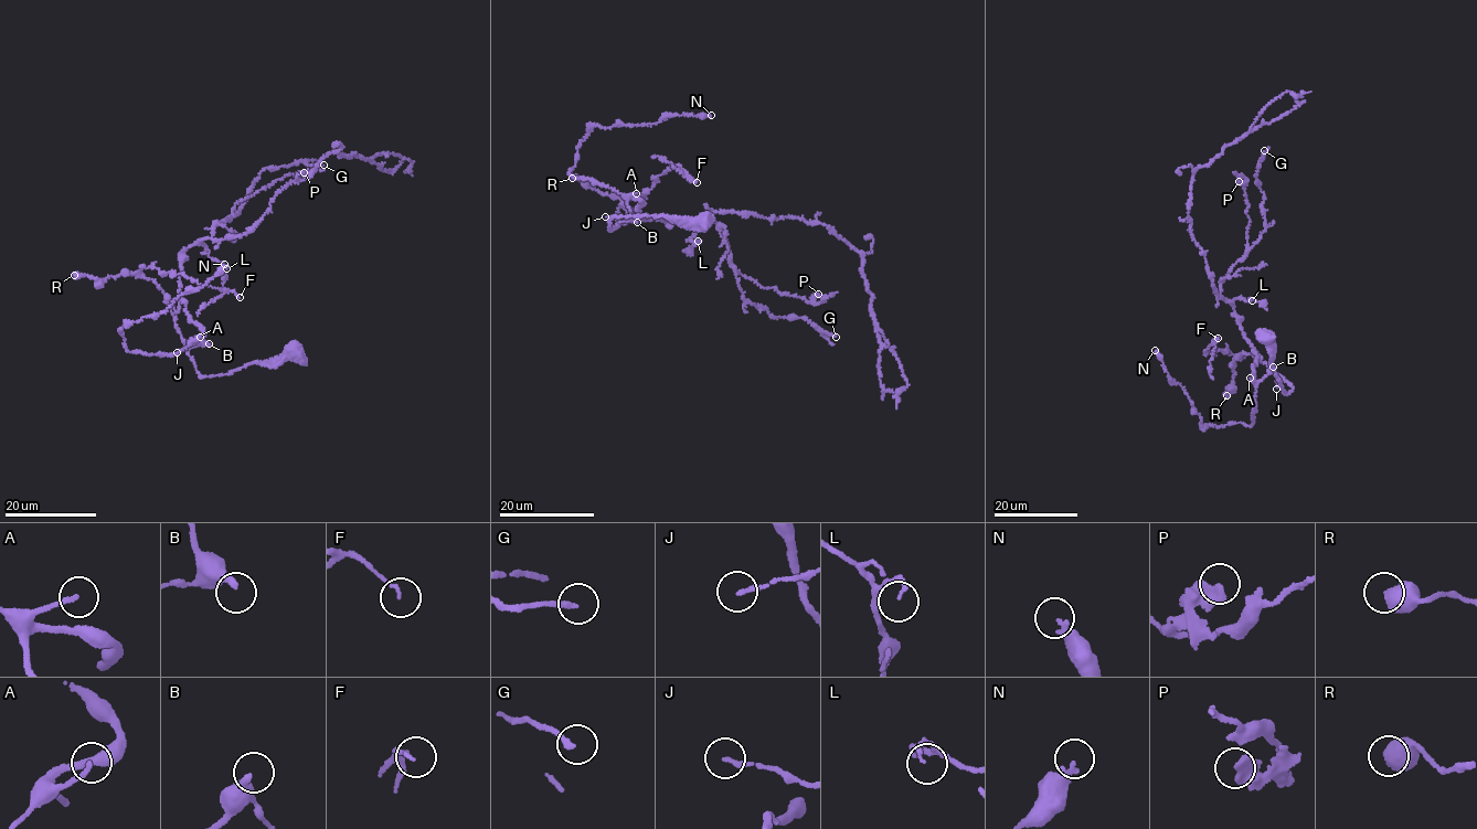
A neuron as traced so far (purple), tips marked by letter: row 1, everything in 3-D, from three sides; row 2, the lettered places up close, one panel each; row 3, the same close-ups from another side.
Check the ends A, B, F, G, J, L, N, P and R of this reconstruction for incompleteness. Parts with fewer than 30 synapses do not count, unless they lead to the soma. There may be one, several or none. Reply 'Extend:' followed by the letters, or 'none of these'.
Extend: B

